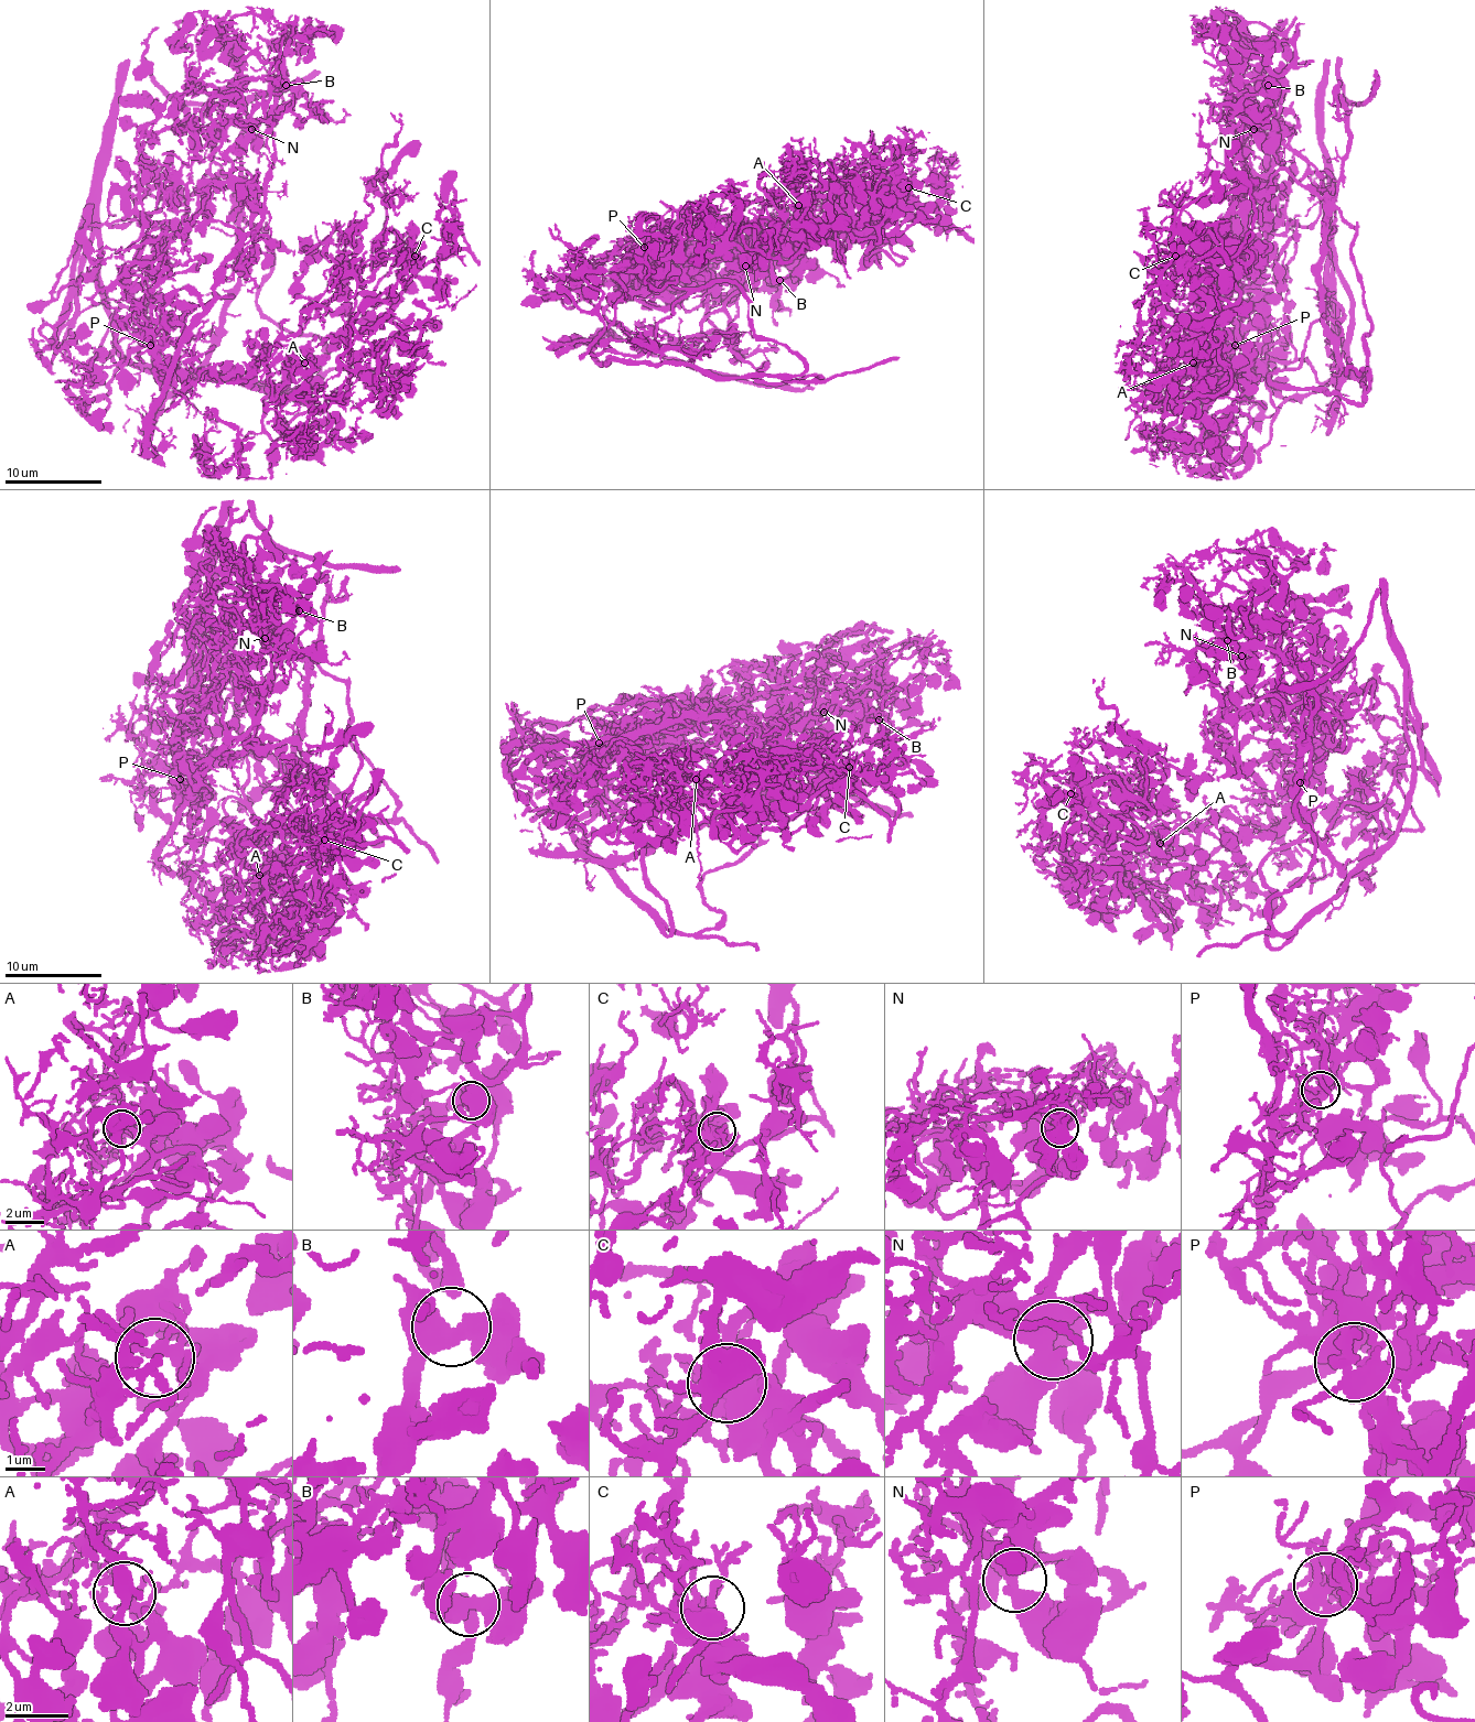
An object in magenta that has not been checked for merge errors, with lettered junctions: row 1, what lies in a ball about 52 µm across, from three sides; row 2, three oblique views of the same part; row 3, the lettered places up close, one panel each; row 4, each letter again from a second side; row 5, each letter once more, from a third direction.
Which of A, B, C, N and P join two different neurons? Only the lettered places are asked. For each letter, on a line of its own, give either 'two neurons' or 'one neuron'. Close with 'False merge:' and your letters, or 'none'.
A: one neuron
B: one neuron
C: one neuron
N: one neuron
P: two neurons
False merge: P

